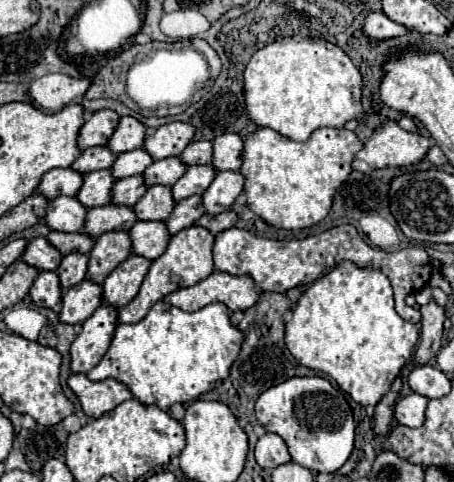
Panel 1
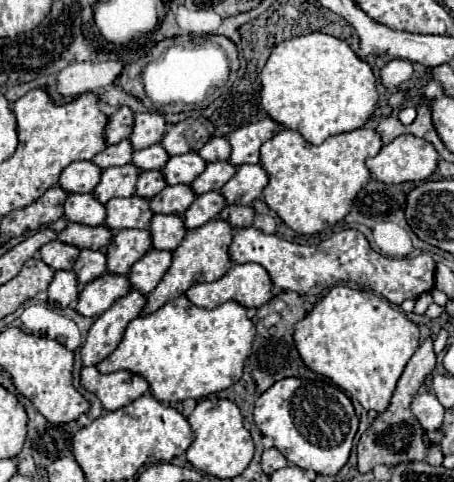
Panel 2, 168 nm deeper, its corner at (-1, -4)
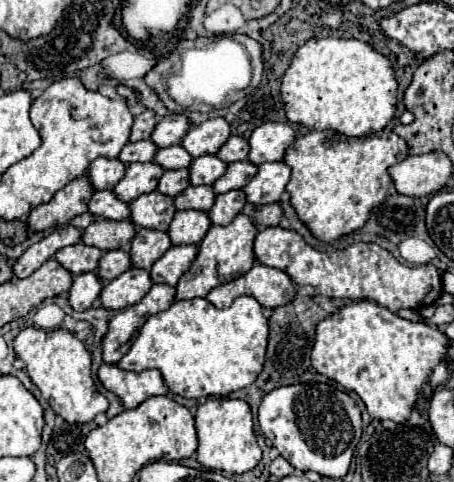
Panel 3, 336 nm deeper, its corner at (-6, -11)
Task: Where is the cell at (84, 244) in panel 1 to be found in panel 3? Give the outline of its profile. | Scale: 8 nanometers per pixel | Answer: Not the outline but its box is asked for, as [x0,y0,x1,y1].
[82,220,136,250]

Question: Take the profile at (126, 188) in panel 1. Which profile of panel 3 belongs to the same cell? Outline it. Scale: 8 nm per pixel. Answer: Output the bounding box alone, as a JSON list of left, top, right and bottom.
[158,168,190,196]

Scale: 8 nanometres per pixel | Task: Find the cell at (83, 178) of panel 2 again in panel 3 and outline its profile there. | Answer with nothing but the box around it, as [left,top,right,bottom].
[88,156,126,190]

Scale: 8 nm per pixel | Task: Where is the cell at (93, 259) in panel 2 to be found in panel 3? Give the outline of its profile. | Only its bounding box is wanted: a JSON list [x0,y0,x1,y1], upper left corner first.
[96,250,132,282]

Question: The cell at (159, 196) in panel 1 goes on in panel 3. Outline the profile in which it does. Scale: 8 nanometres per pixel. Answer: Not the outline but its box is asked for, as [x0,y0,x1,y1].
[174,186,216,210]

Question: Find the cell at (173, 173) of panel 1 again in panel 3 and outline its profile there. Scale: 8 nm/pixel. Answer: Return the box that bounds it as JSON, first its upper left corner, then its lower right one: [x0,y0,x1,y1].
[190,154,228,186]

